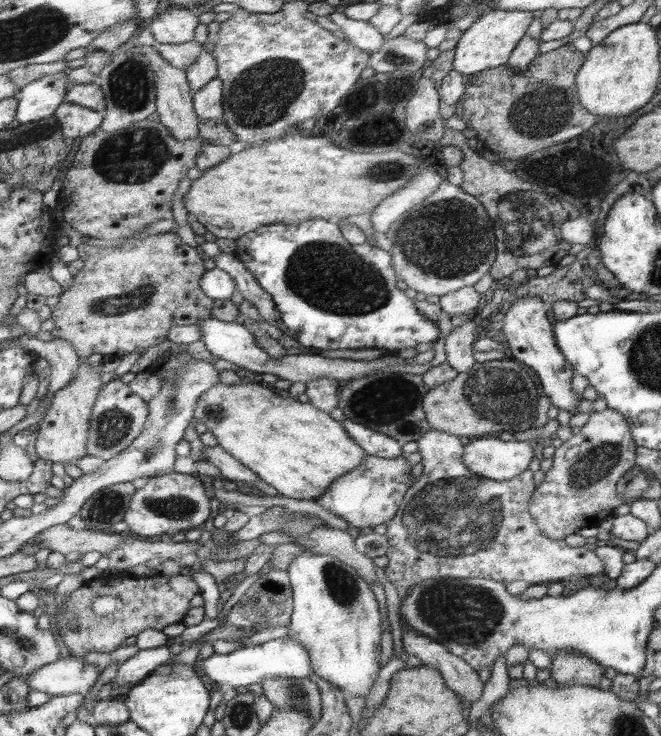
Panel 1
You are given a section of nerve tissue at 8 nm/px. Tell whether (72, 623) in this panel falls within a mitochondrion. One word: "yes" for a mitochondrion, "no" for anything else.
yes

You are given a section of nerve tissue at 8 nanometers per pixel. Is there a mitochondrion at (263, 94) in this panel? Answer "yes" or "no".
yes

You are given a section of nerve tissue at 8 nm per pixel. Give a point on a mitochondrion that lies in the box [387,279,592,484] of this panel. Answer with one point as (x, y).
(499, 396)

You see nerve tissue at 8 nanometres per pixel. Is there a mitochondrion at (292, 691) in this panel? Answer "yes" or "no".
yes

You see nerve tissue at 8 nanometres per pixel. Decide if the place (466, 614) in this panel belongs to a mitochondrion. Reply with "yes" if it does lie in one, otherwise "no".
yes

